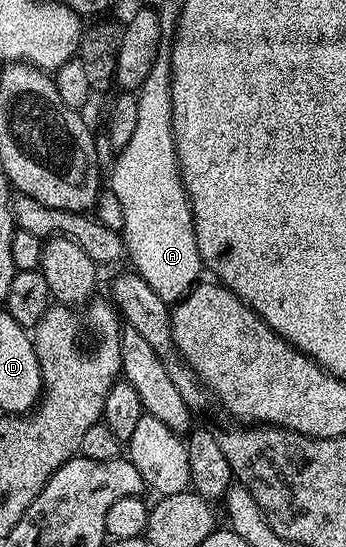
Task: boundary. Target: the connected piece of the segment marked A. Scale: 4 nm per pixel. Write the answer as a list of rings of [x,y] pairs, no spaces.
[[[149,74],[146,88],[152,92],[148,100],[140,96],[138,126],[124,148],[119,149],[116,165],[112,168],[112,192],[120,203],[120,216],[124,219],[122,235],[127,255],[135,271],[148,283],[150,290],[158,294],[169,306],[184,299],[201,279],[202,261],[192,217],[192,204],[182,182],[180,163],[172,129],[172,76]]]

